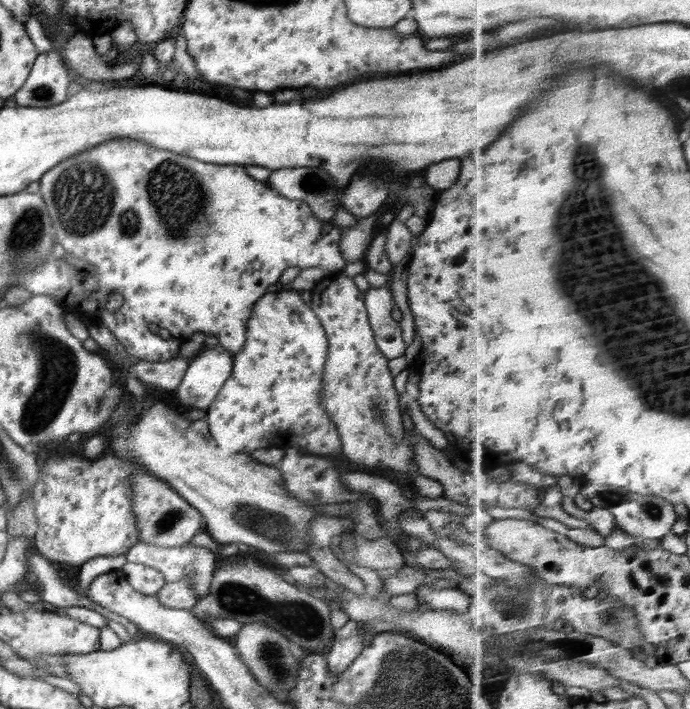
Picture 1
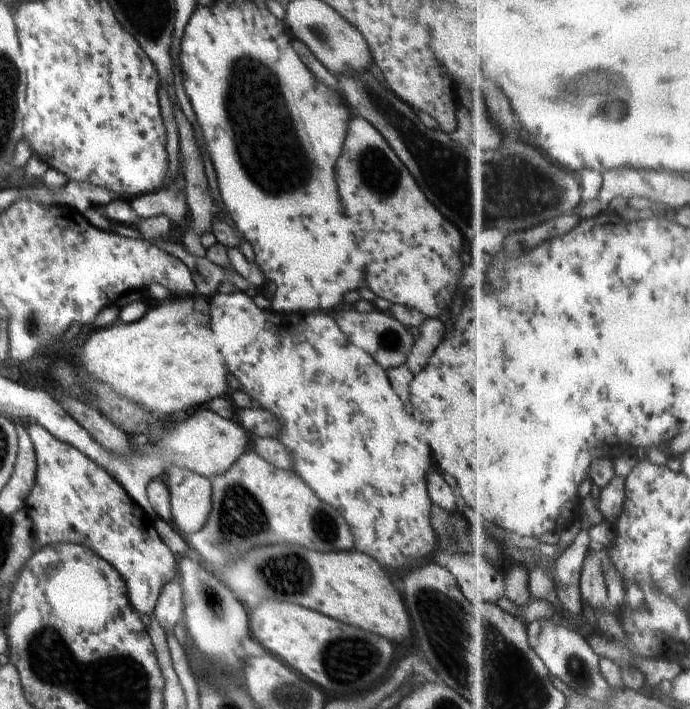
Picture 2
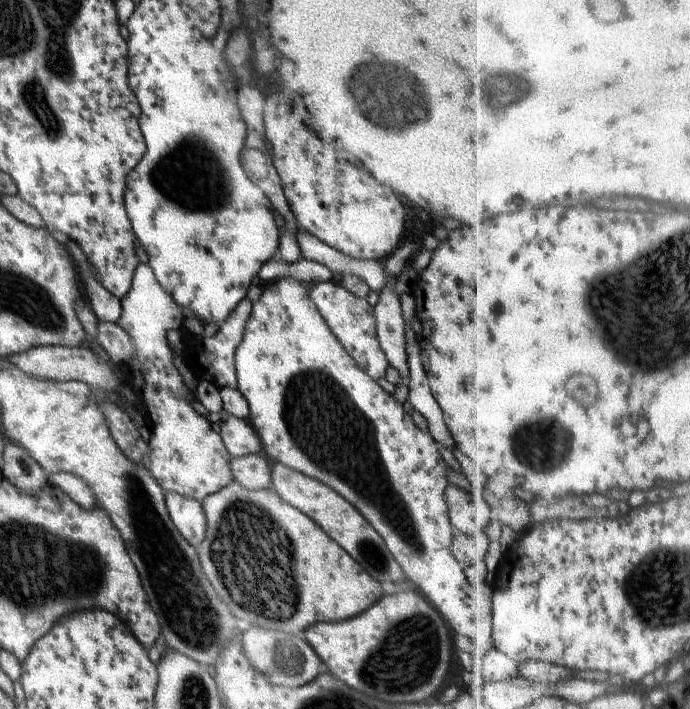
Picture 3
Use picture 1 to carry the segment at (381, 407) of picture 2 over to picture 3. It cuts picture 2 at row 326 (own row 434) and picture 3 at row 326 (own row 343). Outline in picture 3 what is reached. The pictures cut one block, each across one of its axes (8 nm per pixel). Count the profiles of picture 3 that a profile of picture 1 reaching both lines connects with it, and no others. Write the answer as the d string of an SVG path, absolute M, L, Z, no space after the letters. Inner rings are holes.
M291 277L276 279L266 283L266 288L262 292L258 302L254 302L250 318L244 326L242 342L238 344L235 354L235 369L238 381L238 390L246 399L249 406L249 420L254 430L260 437L262 448L270 458L274 458L278 463L283 464L286 468L297 470L306 476L315 478L332 488L336 494L340 494L344 500L348 500L362 516L364 520L384 540L388 552L398 561L398 566L402 568L405 578L410 580L425 599L438 611L444 618L447 625L452 630L455 638L462 644L462 661L472 659L473 657L485 657L488 652L497 649L494 640L494 598L495 598L495 581L494 579L486 584L470 584L464 576L462 565L454 558L450 552L452 546L453 524L450 522L448 514L448 504L445 498L446 488L451 484L446 476L446 471L450 459L442 447L430 436L426 430L418 428L414 424L412 417L404 411L402 405L396 402L393 395L388 394L374 378L370 378L355 362L355 360L346 352L346 349L340 344L340 341L332 334L325 320L316 308L307 291L307 285L294 280Z

